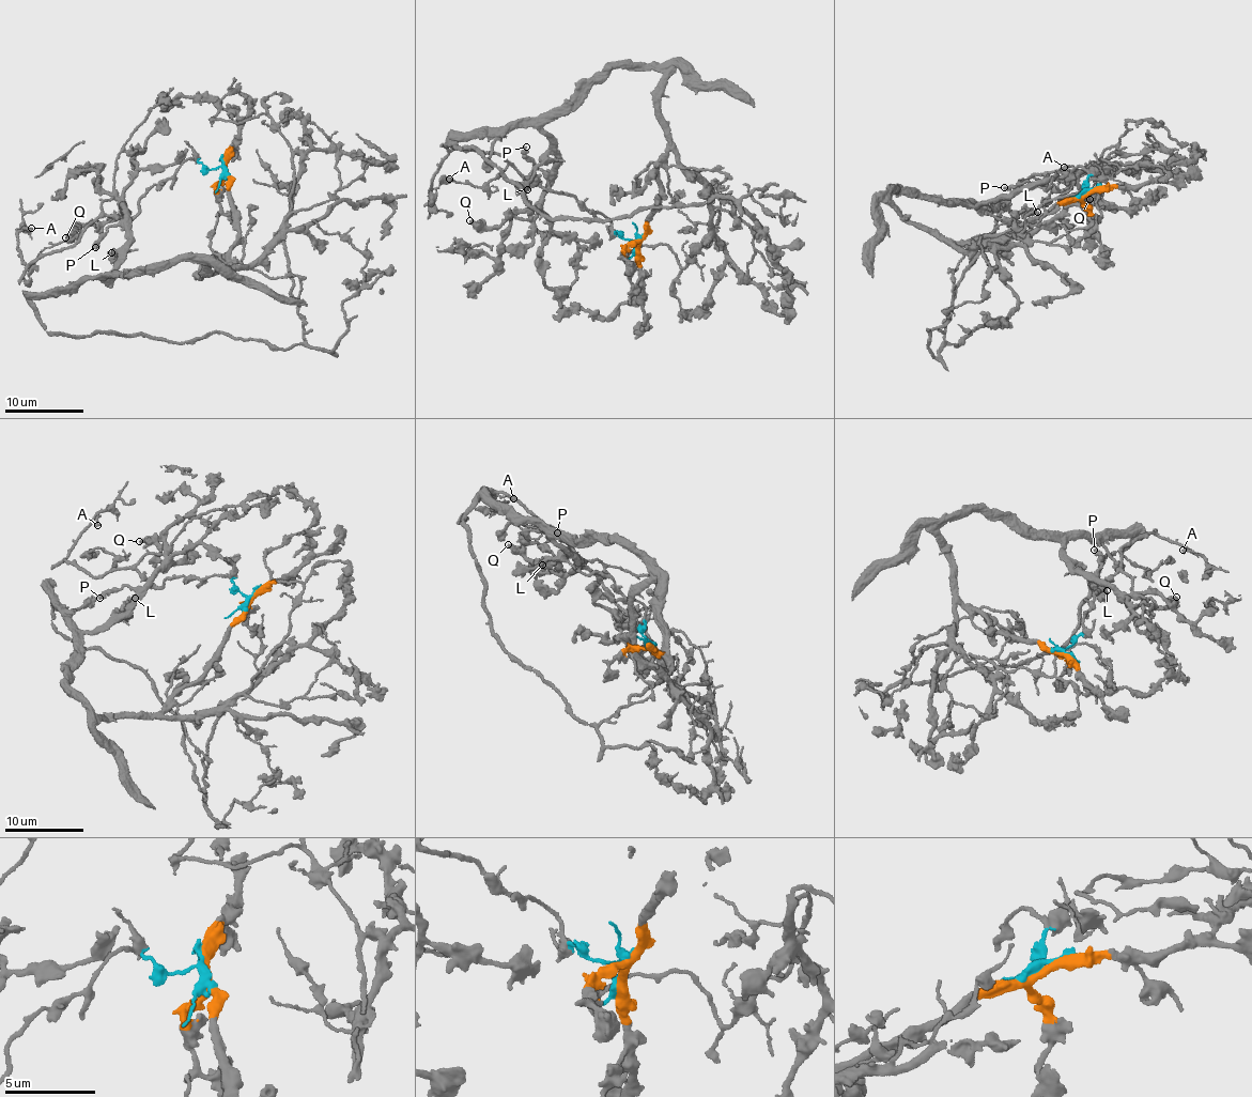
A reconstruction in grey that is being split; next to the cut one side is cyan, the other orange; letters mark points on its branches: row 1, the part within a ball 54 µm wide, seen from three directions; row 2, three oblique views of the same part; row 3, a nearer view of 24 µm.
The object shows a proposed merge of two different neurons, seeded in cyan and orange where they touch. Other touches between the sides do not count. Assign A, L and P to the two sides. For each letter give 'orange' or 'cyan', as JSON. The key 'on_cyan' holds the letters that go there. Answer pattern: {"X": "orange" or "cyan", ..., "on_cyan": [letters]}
{"A": "cyan", "L": "orange", "P": "cyan", "on_cyan": ["A", "P"]}

